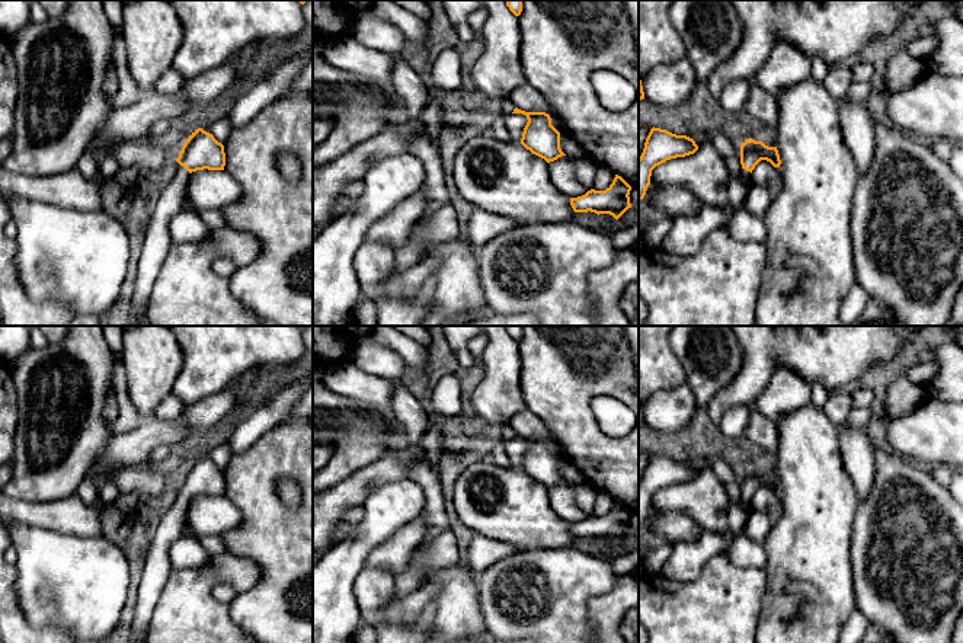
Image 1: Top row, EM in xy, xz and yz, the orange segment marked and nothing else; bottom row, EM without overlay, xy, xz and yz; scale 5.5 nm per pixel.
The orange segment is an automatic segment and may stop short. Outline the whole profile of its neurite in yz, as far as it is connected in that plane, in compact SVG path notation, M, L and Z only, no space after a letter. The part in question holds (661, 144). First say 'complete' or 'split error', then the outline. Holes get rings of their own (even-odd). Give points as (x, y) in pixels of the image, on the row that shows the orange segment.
complete; M653 127L639 157L639 199L644 198L656 166L671 159L694 154L697 150L698 145L692 138Z

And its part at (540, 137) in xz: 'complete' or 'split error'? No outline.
split error

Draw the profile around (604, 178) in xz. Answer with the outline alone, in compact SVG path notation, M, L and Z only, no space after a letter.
M599 166L595 173L594 189L605 191L612 183L615 175L607 167Z

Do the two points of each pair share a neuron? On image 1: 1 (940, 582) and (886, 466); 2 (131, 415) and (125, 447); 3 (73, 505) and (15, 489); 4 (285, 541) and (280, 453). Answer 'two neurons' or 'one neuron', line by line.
1: one neuron
2: two neurons
3: two neurons
4: one neuron

